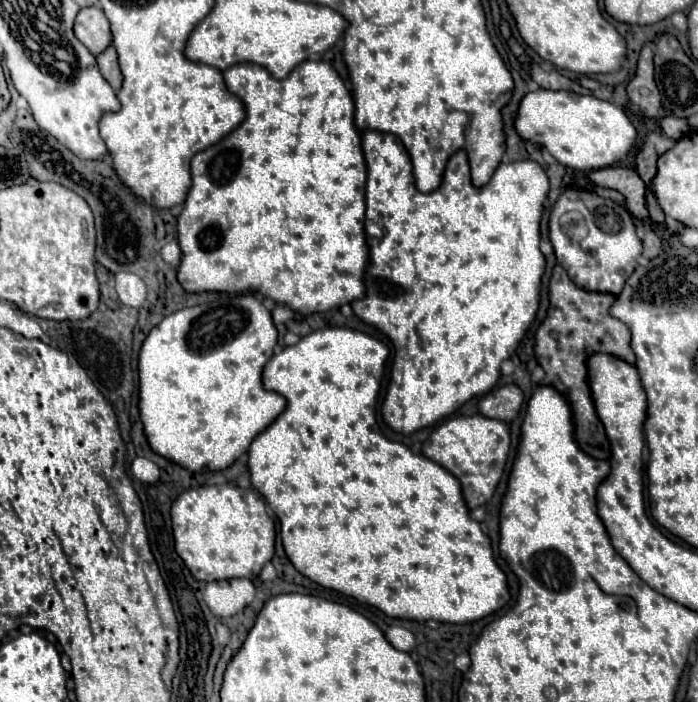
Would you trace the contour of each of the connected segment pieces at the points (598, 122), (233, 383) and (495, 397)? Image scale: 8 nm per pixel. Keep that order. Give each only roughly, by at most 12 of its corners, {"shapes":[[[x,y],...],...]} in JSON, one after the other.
{"shapes":[[[545,88],[521,98],[515,130],[559,164],[591,172],[627,156],[623,108]],[[253,294],[183,308],[139,350],[149,446],[229,468],[285,410]],[[515,384],[493,388],[479,414],[511,422],[523,404]]]}

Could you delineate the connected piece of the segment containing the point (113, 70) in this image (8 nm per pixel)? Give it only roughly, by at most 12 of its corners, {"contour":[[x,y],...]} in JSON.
{"contour":[[107,46],[97,54],[103,78],[113,90],[121,88],[117,52]]}

